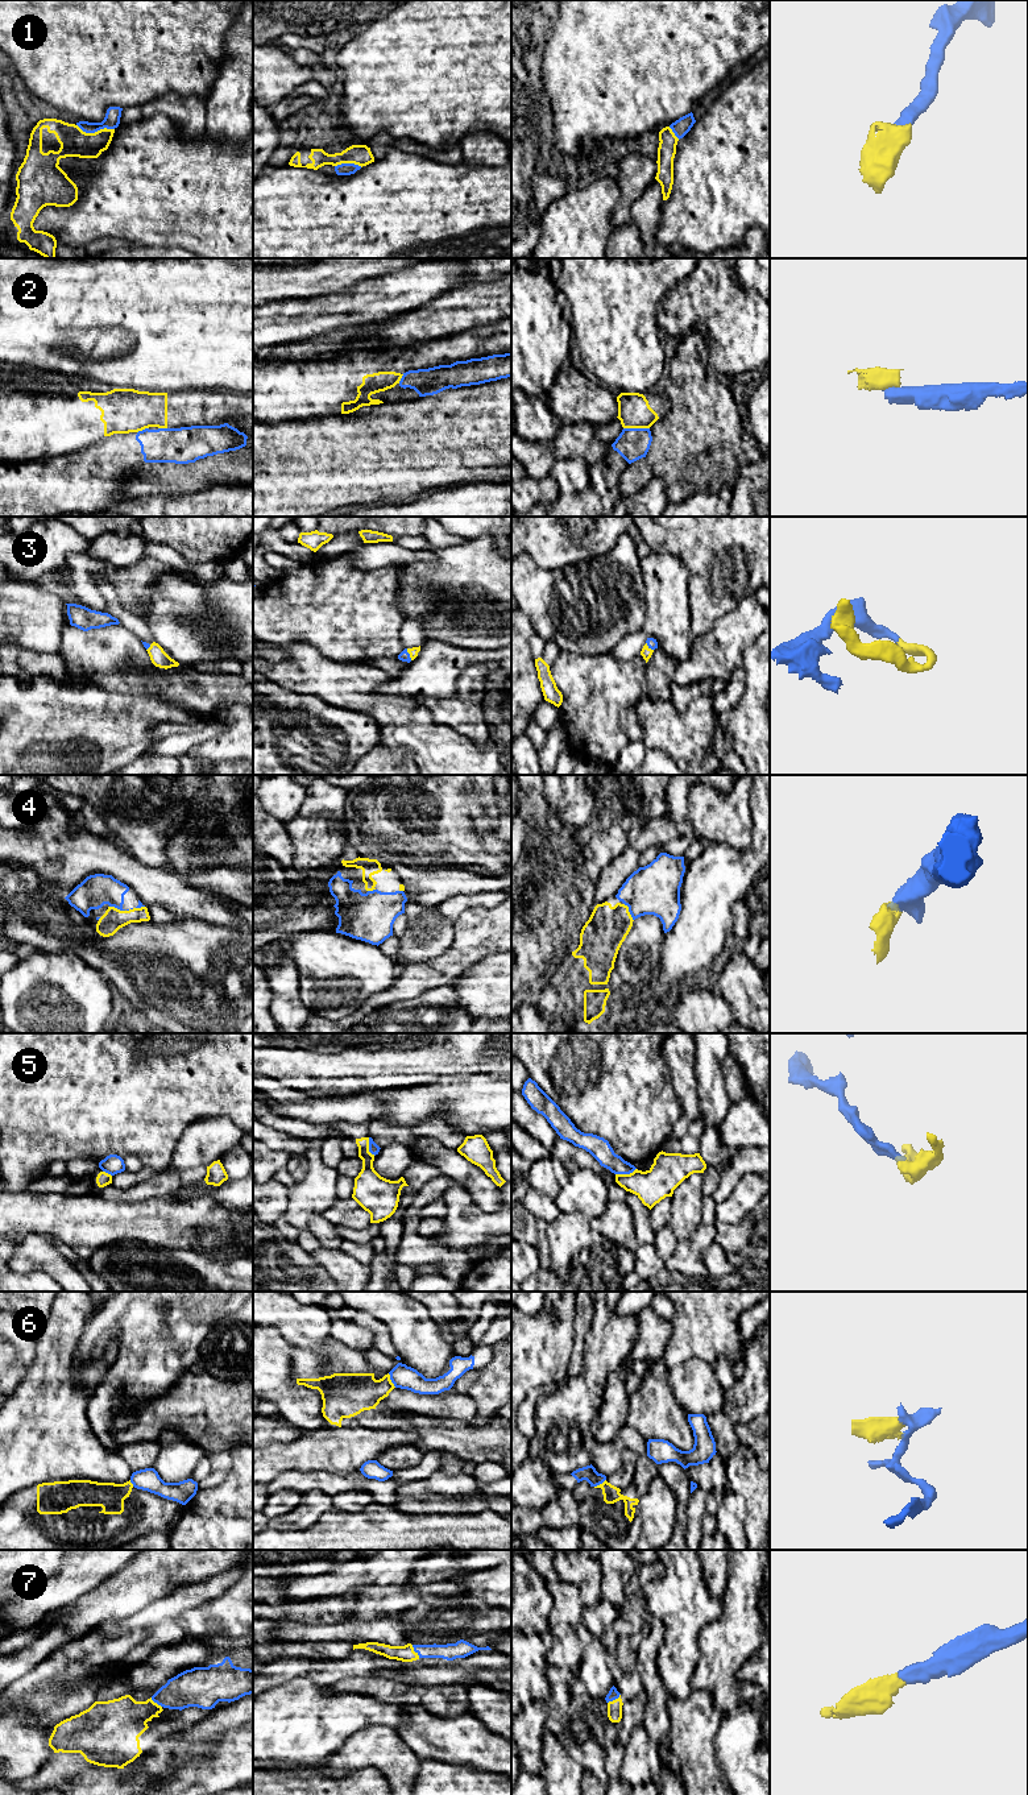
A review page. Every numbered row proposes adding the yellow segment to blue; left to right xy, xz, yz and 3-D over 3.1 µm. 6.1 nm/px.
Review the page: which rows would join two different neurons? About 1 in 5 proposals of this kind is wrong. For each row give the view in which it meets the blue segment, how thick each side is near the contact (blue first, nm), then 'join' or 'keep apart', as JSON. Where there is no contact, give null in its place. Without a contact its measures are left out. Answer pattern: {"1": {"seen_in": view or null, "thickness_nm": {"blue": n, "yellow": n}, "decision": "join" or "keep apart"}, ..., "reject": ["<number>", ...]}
{"1": {"seen_in": "xy", "thickness_nm": {"blue": 100, "yellow": 180}, "decision": "join"}, "2": {"seen_in": "yz", "thickness_nm": {"blue": 190, "yellow": 200}, "decision": "keep apart"}, "3": {"seen_in": "xz", "thickness_nm": {"blue": 60, "yellow": 50}, "decision": "join"}, "4": {"seen_in": "yz", "thickness_nm": {"blue": 300, "yellow": 260}, "decision": "join"}, "5": {"seen_in": "yz", "thickness_nm": {"blue": 130, "yellow": 200}, "decision": "join"}, "6": {"seen_in": "xz", "thickness_nm": {"blue": 140, "yellow": 260}, "decision": "keep apart"}, "7": {"seen_in": "xz", "thickness_nm": {"blue": 110, "yellow": 100}, "decision": "join"}, "reject": ["2", "6"]}

